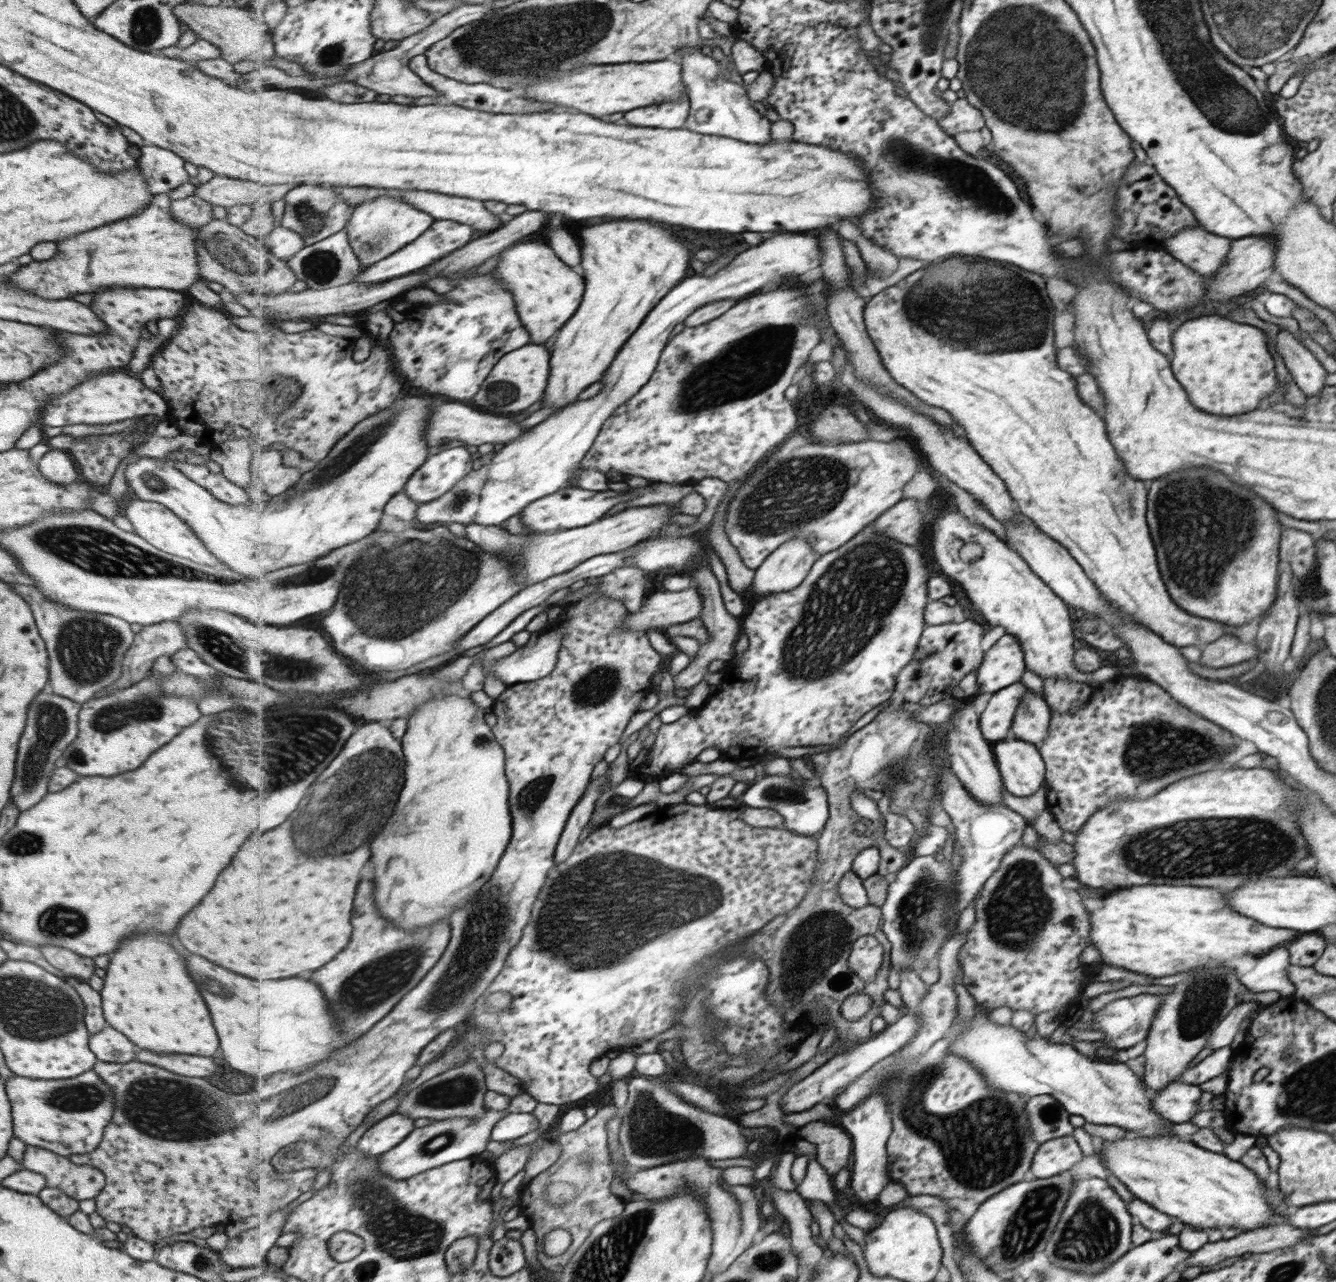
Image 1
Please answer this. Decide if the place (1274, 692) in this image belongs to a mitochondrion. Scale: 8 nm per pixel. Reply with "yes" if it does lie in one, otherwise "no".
no

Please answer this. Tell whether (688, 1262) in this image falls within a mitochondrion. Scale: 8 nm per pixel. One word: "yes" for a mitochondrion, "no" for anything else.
no

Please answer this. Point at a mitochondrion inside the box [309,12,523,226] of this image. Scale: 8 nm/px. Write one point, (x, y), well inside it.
(330, 55)

